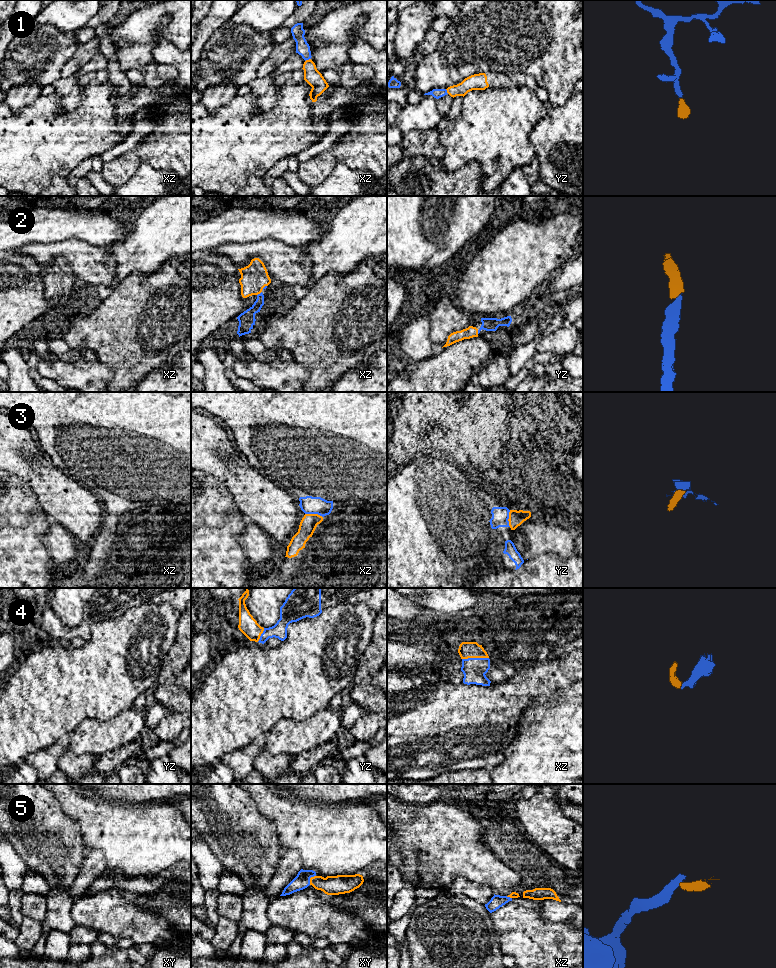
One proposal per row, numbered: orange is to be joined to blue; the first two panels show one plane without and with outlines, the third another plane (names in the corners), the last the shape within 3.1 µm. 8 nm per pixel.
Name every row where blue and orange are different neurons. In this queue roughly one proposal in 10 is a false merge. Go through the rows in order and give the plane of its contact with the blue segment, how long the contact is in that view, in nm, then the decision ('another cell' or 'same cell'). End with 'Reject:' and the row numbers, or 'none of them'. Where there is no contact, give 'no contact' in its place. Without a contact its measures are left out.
1: contact in xz; length 50 nm; same cell
2: contact in xz; length 50 nm; same cell
3: contact in xz; length 150 nm; same cell
4: contact in xz; length 220 nm; same cell
5: contact in xy; length 90 nm; same cell
Reject: none of them

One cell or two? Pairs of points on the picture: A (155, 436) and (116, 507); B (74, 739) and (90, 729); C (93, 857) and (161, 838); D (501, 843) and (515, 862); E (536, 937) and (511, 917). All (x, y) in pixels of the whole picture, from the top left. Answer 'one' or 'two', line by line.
A: one
B: one
C: two
D: one
E: one

